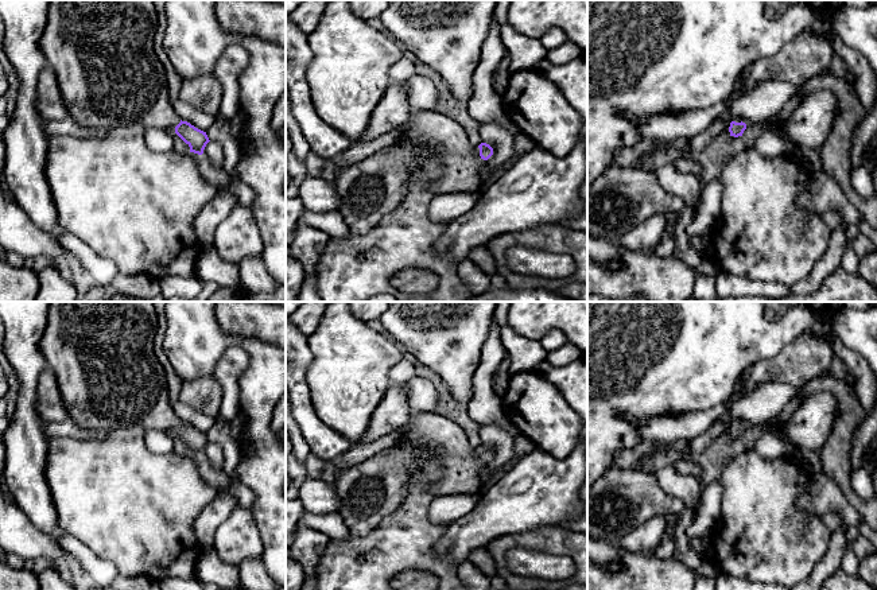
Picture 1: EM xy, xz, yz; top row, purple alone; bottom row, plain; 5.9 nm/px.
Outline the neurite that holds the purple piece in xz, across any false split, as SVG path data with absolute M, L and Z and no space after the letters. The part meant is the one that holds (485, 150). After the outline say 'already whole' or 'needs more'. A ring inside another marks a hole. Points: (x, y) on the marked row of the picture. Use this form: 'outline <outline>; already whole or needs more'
outline M412 110L405 123L403 141L331 175L337 197L341 201L338 211L352 236L362 236L372 232L387 214L399 206L408 190L416 160L427 156L435 148L441 151L441 176L428 185L430 191L438 195L443 193L481 193L484 190L484 178L480 170L482 163L493 155L493 148L486 143L481 143L478 147L472 145L463 128L436 110Z; needs more

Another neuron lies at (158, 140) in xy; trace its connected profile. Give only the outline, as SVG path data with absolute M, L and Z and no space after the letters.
M167 129L145 131L145 144L158 154L174 151L174 137Z

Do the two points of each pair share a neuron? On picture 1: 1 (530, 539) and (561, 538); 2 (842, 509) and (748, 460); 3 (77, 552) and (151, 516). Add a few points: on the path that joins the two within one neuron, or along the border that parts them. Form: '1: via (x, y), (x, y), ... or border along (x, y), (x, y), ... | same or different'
1: via (538, 539), (553, 539) | same
2: border along (811, 476), (807, 488), (796, 503), (821, 517) | different
3: border along (76, 535), (100, 558), (108, 559), (115, 565) | different

